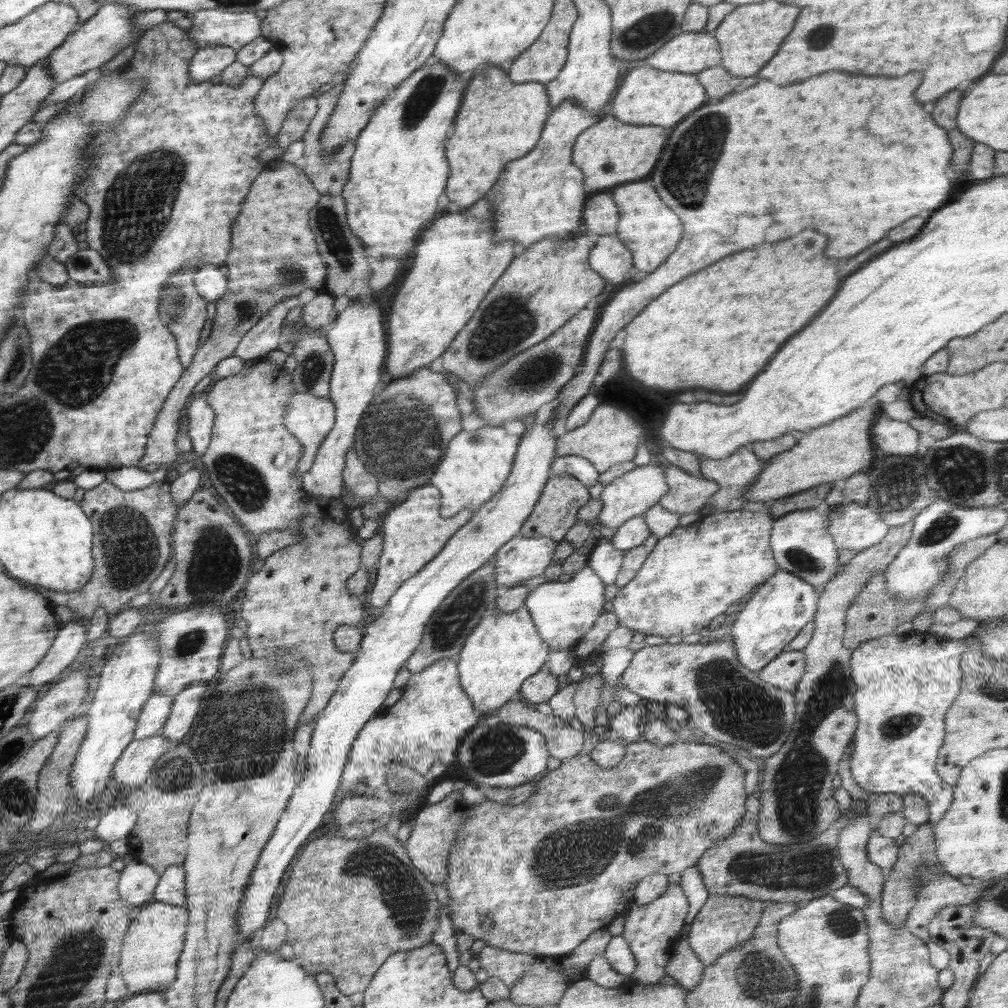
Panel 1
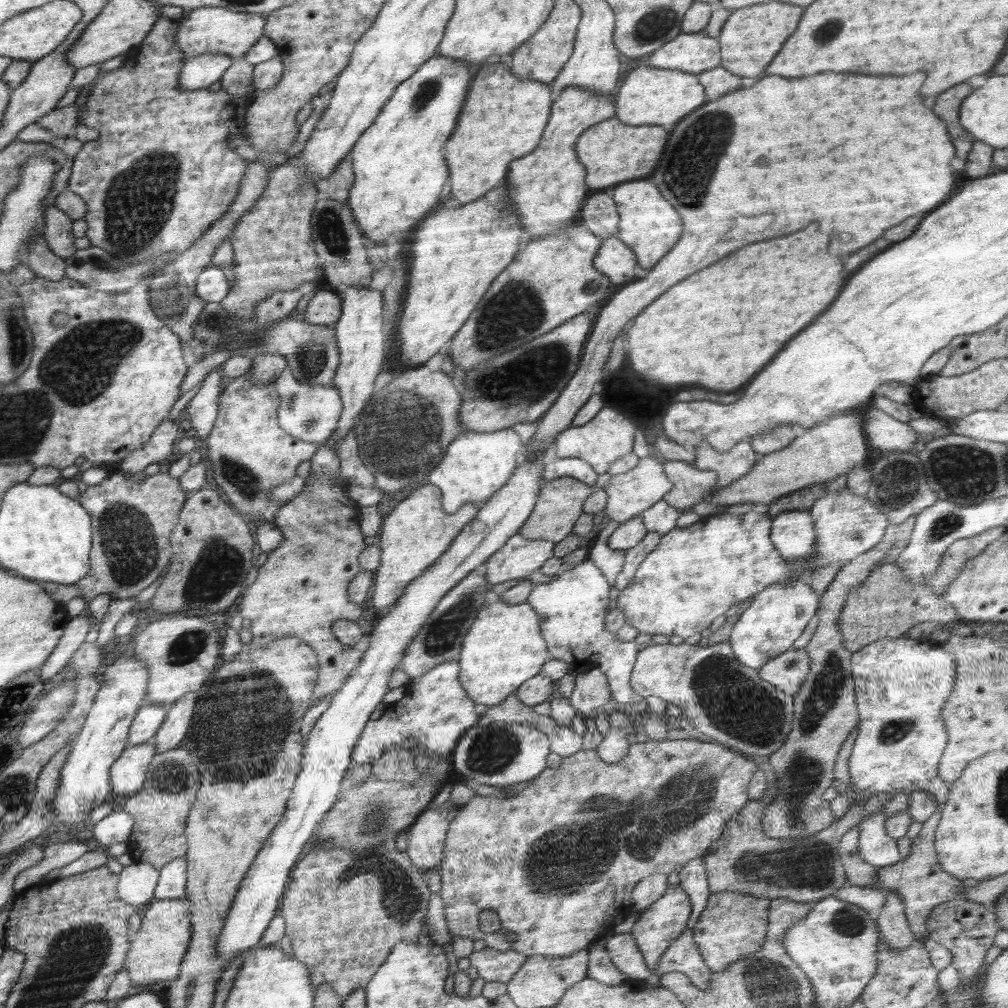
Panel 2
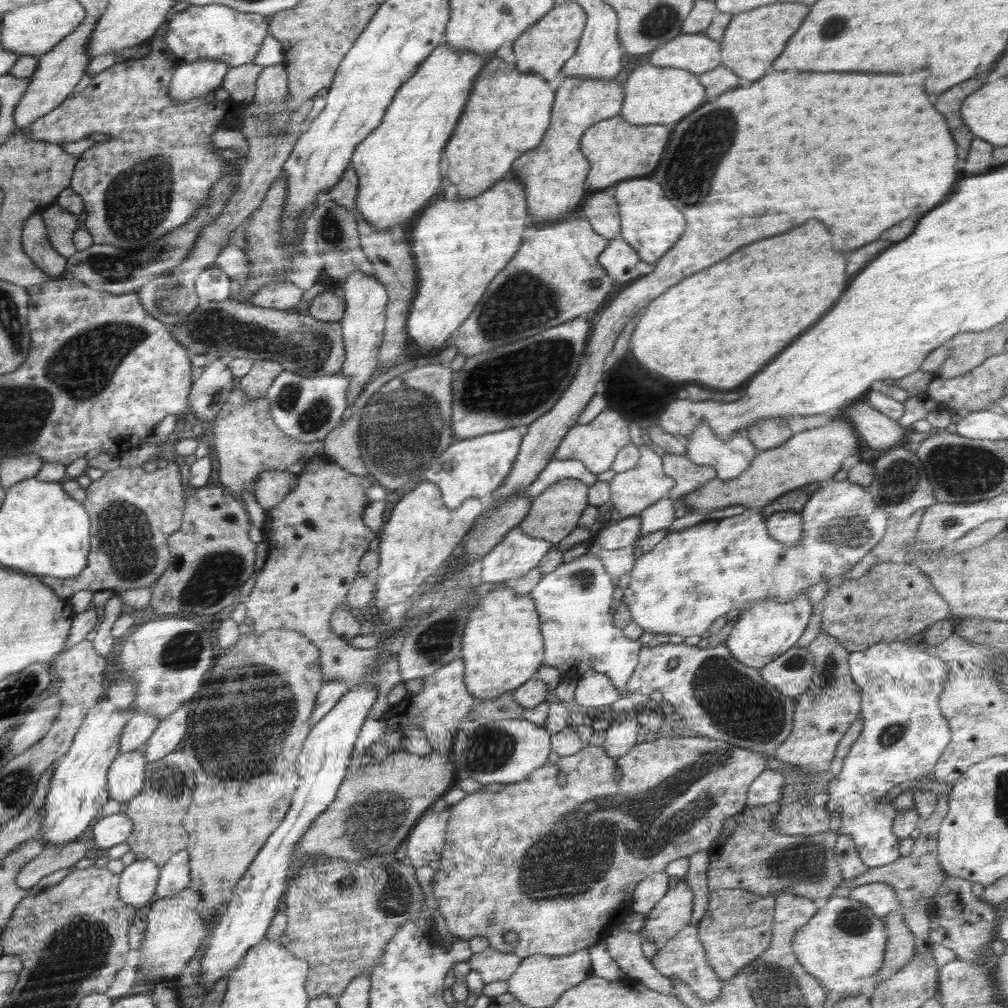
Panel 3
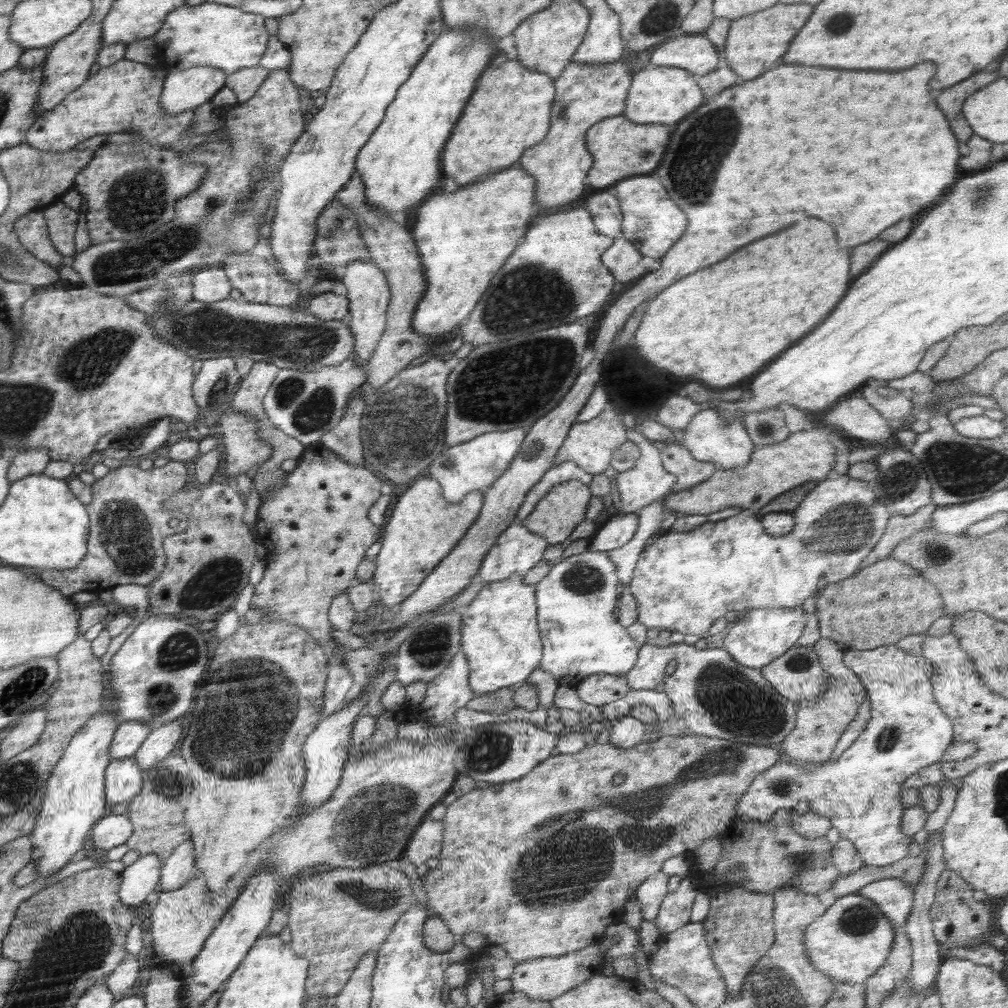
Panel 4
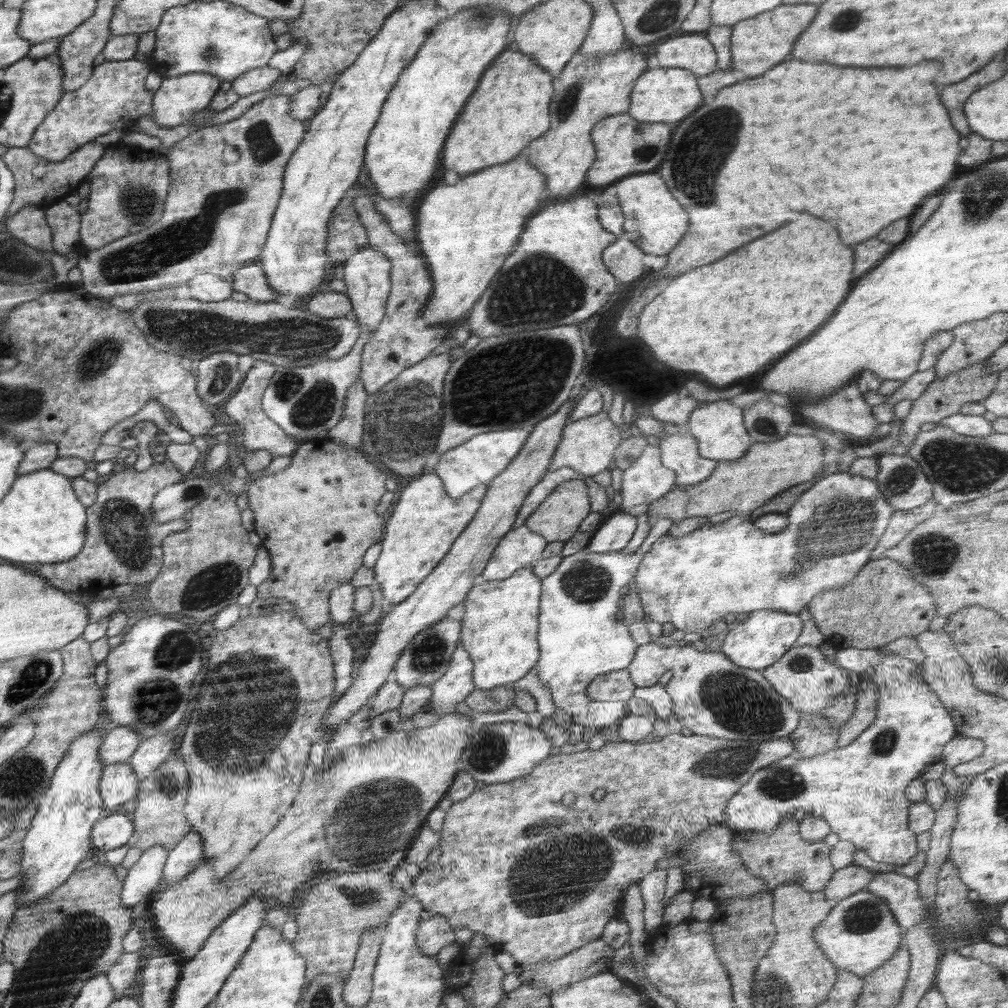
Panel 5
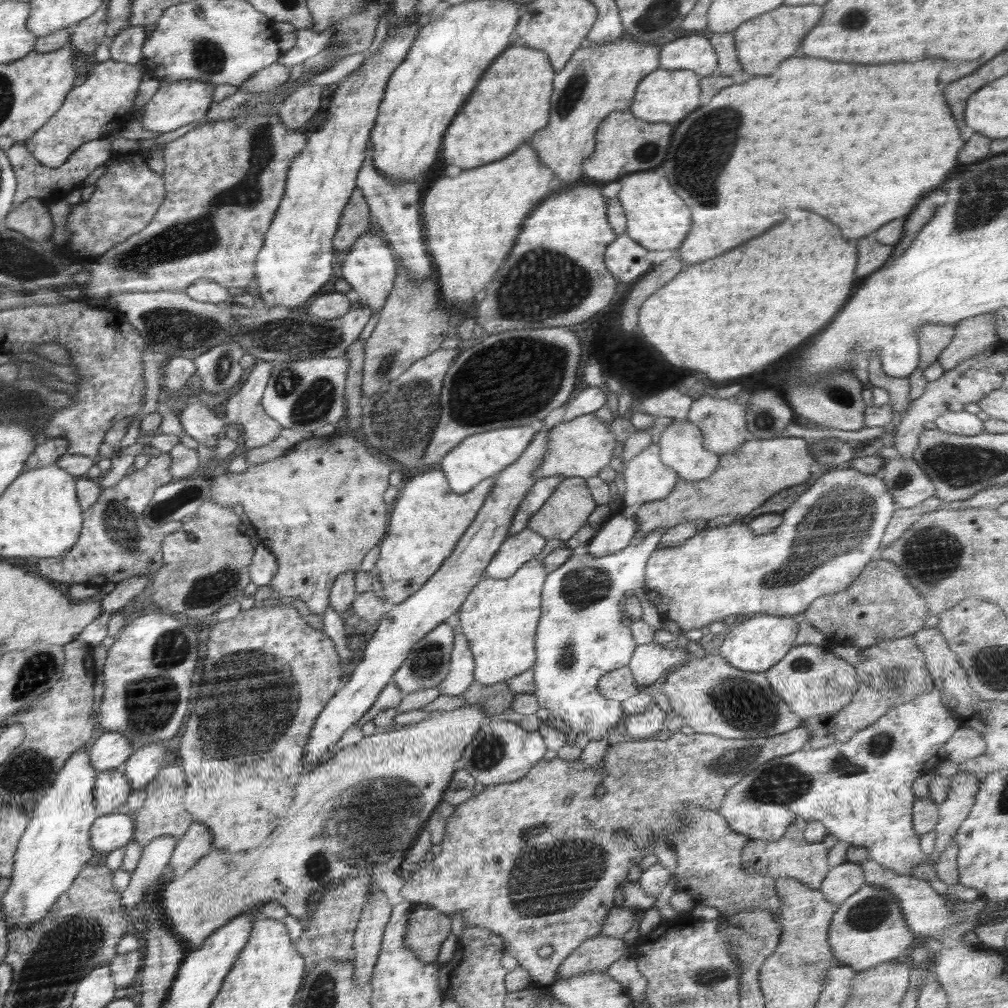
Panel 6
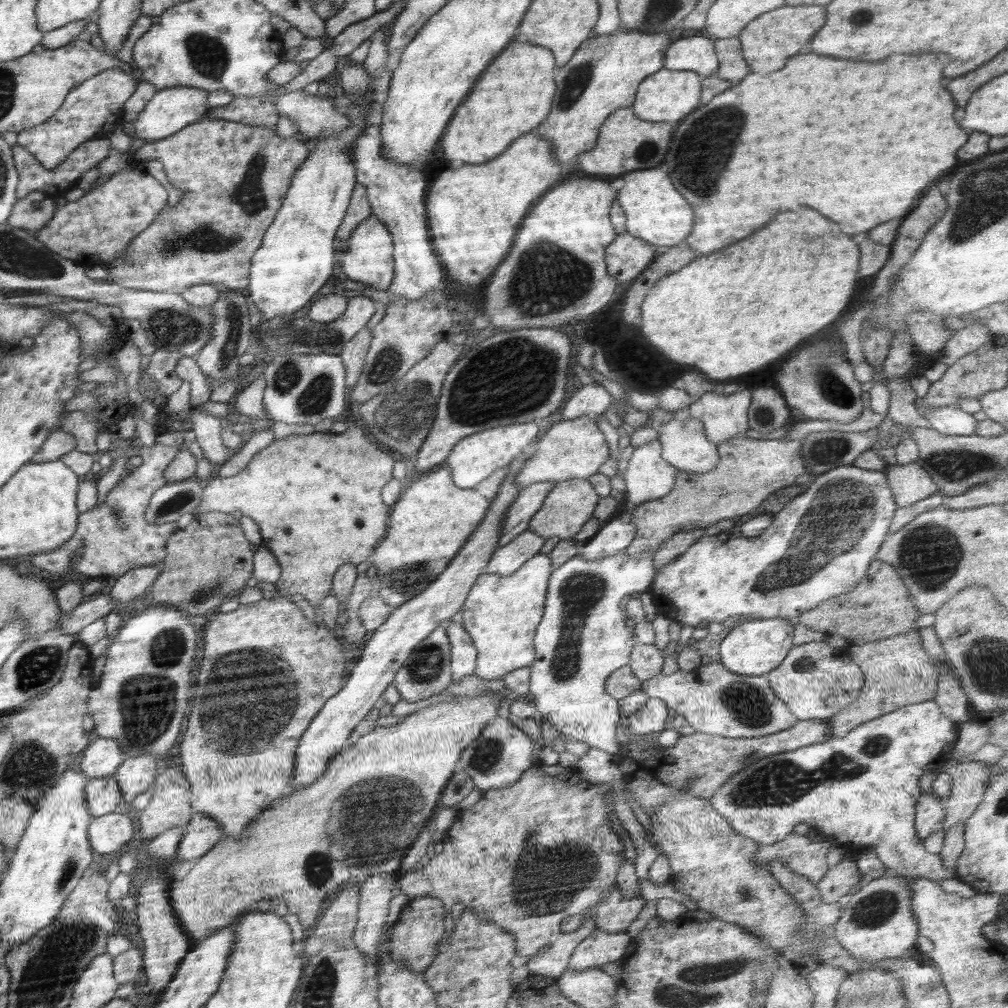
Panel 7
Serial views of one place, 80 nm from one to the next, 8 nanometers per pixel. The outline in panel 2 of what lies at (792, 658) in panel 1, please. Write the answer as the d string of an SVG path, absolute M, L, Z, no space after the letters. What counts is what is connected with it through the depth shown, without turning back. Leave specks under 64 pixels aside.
M788 649L757 669L760 678L792 696L798 692L810 670L809 654L803 649Z

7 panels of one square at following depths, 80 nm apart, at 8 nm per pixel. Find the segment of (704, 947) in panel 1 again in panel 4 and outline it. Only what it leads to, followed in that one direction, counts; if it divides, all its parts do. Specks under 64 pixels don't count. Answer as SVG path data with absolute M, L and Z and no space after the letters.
M734 887L715 891L710 897L710 912L702 921L705 942L710 948L714 965L720 971L730 995L739 993L752 966L766 954L775 940L773 895Z

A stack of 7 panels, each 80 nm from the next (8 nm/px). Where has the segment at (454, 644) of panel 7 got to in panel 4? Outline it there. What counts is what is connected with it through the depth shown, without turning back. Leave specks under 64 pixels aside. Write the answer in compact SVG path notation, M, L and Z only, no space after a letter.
M459 651L452 660L446 665L442 673L438 674L433 681L427 682L427 691L424 700L418 706L406 708L403 705L396 710L395 719L398 723L410 722L411 720L428 723L431 729L442 726L443 724L457 724L455 719L456 711L466 707L468 702L473 699L475 694L470 690L468 677L470 674L469 662L466 655Z

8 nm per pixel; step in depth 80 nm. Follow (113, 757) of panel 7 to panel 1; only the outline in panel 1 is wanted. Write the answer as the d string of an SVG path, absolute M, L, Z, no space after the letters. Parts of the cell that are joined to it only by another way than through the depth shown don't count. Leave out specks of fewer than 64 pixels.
M153 693L146 702L137 721L134 740L143 739L161 732L172 709L173 699L168 695Z

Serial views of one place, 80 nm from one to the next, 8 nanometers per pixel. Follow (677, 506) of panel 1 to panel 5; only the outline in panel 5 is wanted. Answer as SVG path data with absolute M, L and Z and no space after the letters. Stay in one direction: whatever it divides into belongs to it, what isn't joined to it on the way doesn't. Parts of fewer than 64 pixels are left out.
M689 433L664 435L658 445L661 464L677 475L675 487L686 487L706 480L718 462L698 455L698 441Z

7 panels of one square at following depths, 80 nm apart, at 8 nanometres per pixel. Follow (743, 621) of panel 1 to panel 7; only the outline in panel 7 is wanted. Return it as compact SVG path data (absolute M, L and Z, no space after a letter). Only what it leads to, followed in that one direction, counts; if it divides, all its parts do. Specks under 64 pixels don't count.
M748 618L742 626L737 625L728 633L720 643L718 660L726 667L726 670L743 674L746 676L767 675L774 670L788 654L793 647L793 630L795 625L791 624L789 619L783 618Z

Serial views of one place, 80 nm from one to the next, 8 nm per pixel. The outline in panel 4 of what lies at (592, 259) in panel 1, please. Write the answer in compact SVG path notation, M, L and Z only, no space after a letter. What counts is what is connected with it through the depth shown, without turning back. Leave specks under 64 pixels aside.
M623 236L613 239L613 243L602 253L601 261L618 282L628 282L644 276L646 269L640 266L642 253Z

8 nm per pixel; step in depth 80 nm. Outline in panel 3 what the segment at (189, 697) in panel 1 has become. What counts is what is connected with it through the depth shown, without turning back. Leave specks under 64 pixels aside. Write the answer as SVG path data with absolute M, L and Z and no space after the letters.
M190 703L185 704L180 710L169 714L168 718L159 722L144 746L148 763L176 750L176 746L182 742L188 731L186 720L188 720L189 709Z

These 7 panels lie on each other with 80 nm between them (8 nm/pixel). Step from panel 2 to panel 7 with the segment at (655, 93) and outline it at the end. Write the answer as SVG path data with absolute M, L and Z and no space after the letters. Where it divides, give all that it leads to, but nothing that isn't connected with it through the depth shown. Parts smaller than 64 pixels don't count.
M662 67L648 76L637 88L631 107L638 118L648 122L669 122L675 125L701 104L702 77L693 71L668 70Z

